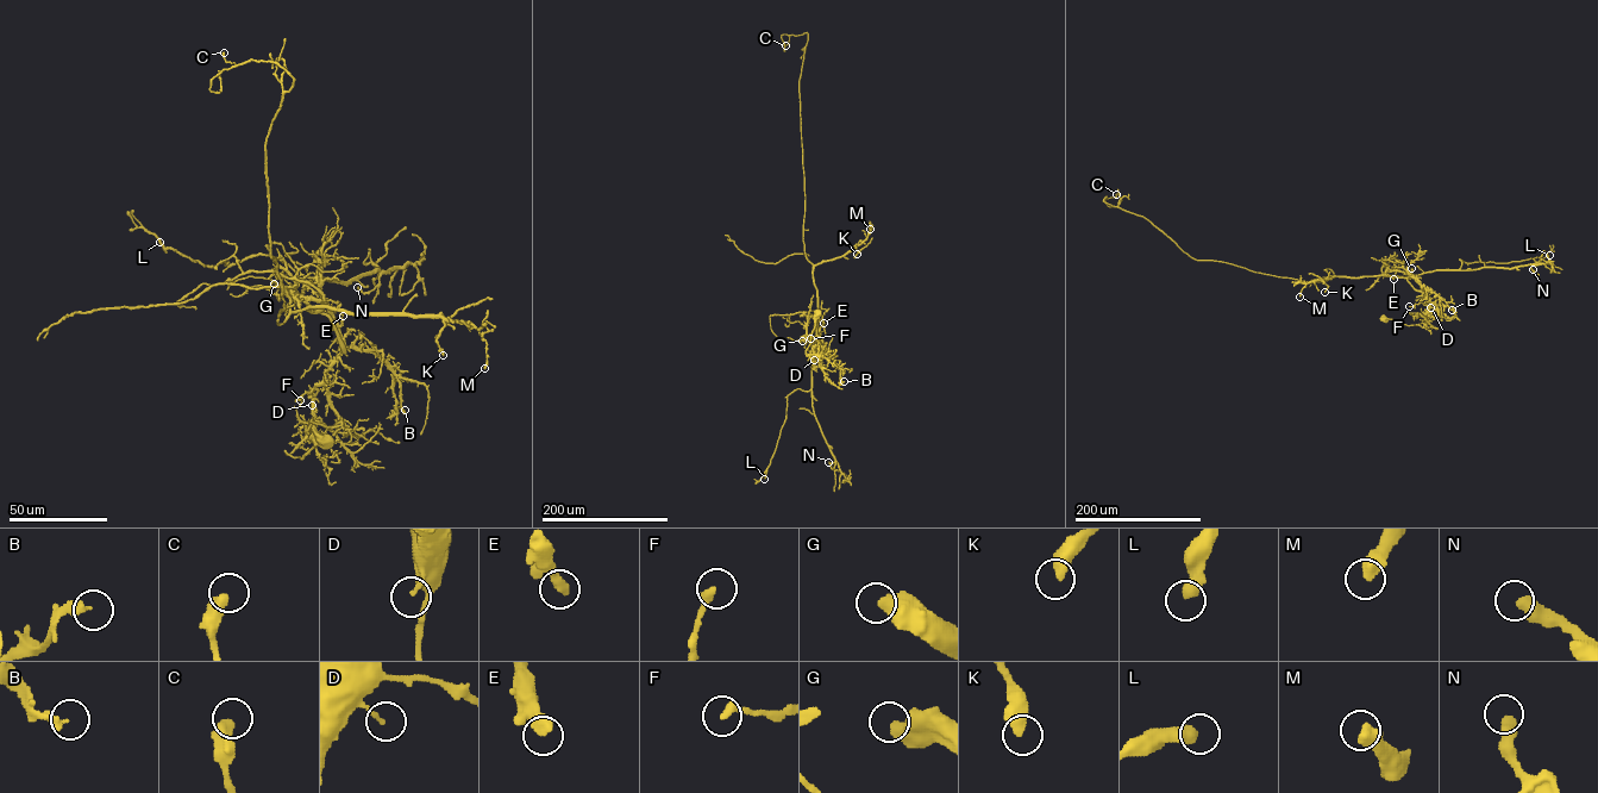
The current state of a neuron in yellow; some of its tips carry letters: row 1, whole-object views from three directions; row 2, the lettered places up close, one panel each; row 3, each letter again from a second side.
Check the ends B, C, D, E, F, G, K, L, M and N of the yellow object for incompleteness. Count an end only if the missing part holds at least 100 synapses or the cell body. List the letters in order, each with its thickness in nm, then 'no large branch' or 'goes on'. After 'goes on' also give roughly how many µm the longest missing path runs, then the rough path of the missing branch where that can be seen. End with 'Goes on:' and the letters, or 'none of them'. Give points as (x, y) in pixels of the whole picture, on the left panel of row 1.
B: 280 nm | no large branch
C: 460 nm | no large branch
D: 160 nm | no large branch
E: 440 nm | no large branch
F: 300 nm | no large branch
G: 550 nm | goes on | 160 µm | (274, 283), (257, 275), (212, 288), (125, 354), (94, 341), (89, 366), (99, 375)
K: 500 nm | no large branch
L: 440 nm | no large branch
M: 550 nm | no large branch
N: 480 nm | no large branch
Goes on: G

